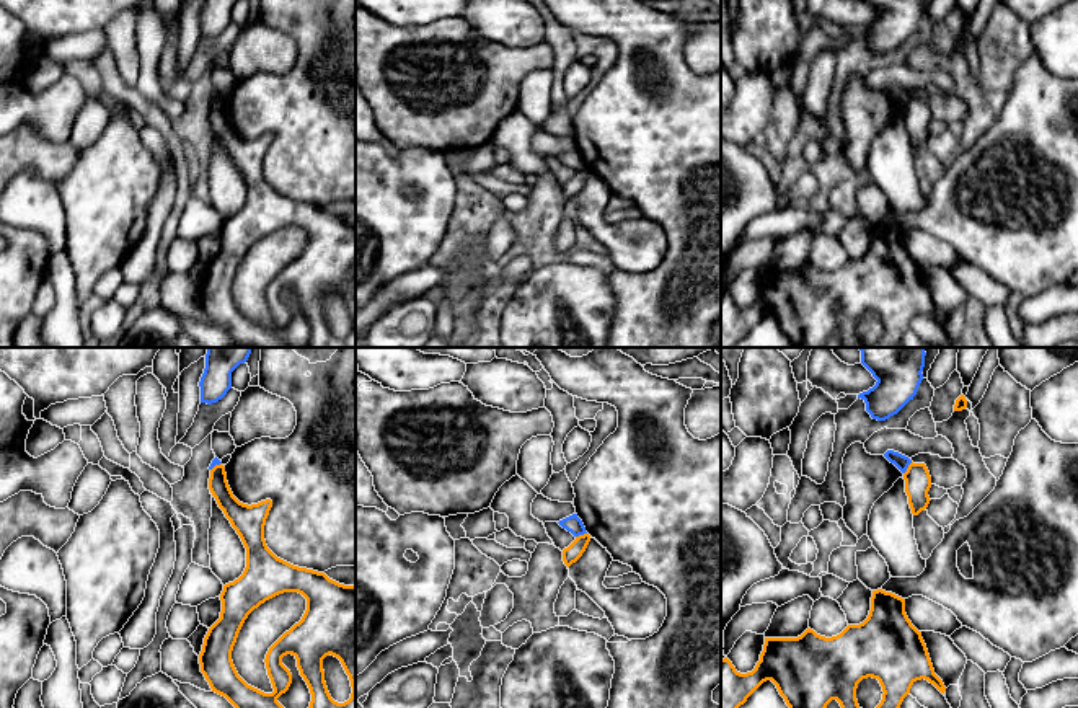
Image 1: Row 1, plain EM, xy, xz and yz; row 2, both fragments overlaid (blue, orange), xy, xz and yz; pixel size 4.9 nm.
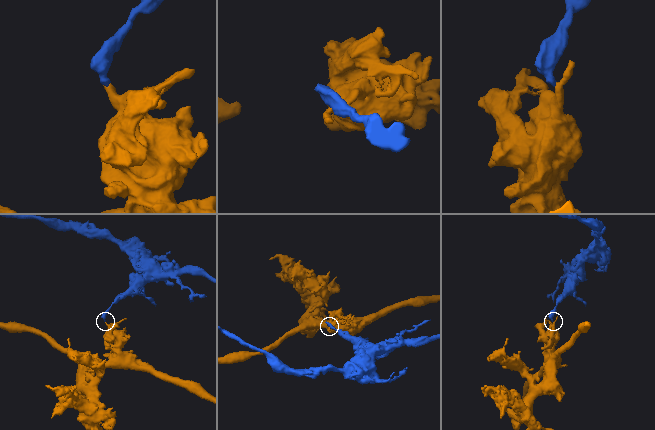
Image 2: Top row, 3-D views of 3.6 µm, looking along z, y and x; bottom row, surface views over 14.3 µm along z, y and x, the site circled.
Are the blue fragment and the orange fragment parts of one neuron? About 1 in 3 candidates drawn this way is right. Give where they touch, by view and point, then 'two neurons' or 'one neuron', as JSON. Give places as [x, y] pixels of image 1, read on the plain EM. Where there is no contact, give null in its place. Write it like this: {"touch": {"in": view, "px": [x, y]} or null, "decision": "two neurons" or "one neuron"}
{"touch": {"in": "yz", "px": [907, 101]}, "decision": "two neurons"}

